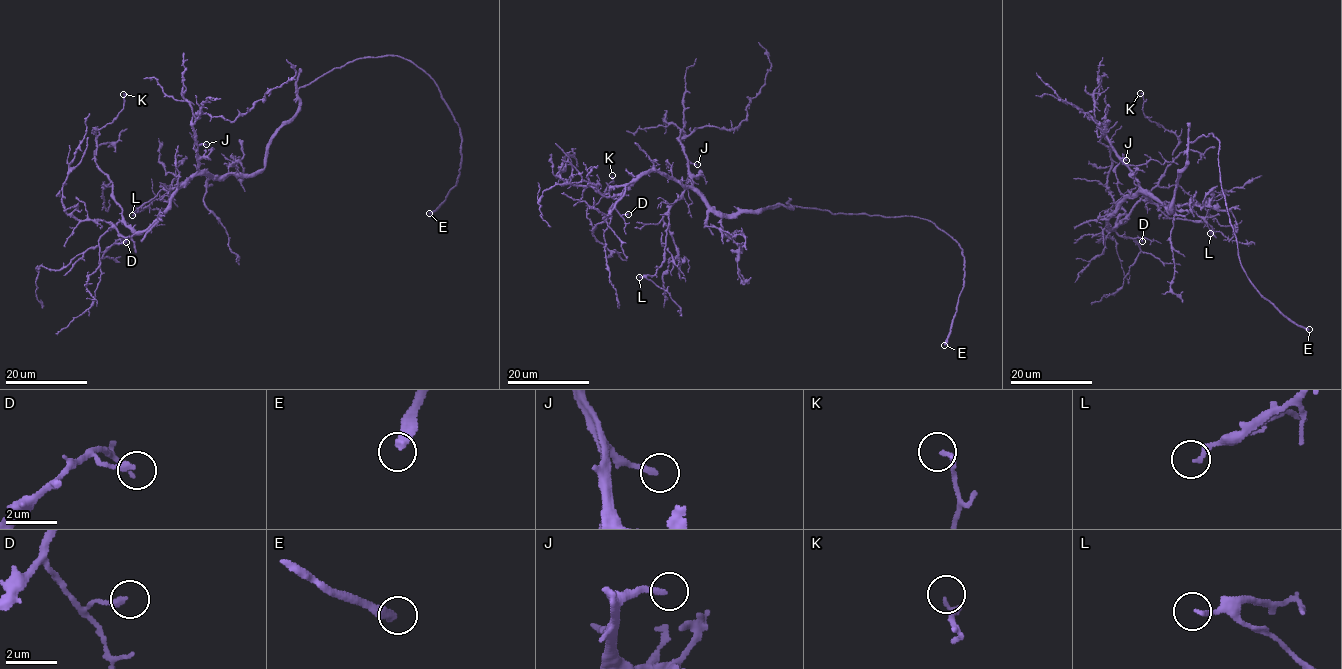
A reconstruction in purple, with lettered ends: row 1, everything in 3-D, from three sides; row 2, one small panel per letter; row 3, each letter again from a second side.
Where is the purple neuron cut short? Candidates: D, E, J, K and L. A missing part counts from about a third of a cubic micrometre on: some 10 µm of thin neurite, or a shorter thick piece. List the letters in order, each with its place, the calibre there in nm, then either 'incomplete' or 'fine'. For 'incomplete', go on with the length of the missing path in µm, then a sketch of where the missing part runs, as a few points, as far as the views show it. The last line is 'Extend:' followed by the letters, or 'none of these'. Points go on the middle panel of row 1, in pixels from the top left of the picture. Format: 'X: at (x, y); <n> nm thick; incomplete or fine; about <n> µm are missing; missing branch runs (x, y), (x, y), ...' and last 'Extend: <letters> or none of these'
D: at (628, 214); 260 nm thick; fine
E: at (944, 345); 360 nm thick; incomplete; about 25 µm are missing
J: at (697, 164); 220 nm thick; incomplete; about 30 µm are missing
K: at (612, 175); 160 nm thick; fine
L: at (639, 277); 170 nm thick; fine
Extend: E, J

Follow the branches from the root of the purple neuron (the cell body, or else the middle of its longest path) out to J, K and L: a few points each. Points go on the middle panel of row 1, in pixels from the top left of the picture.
J: (770, 208), (731, 214), (716, 212), (693, 186), (688, 163), (697, 164)
K: (770, 208), (716, 212), (695, 191), (651, 171), (624, 189), (611, 216), (593, 229), (587, 210), (612, 175)
L: (770, 208), (723, 214), (716, 212), (695, 191), (685, 189), (669, 210), (664, 260), (653, 275), (639, 277)

